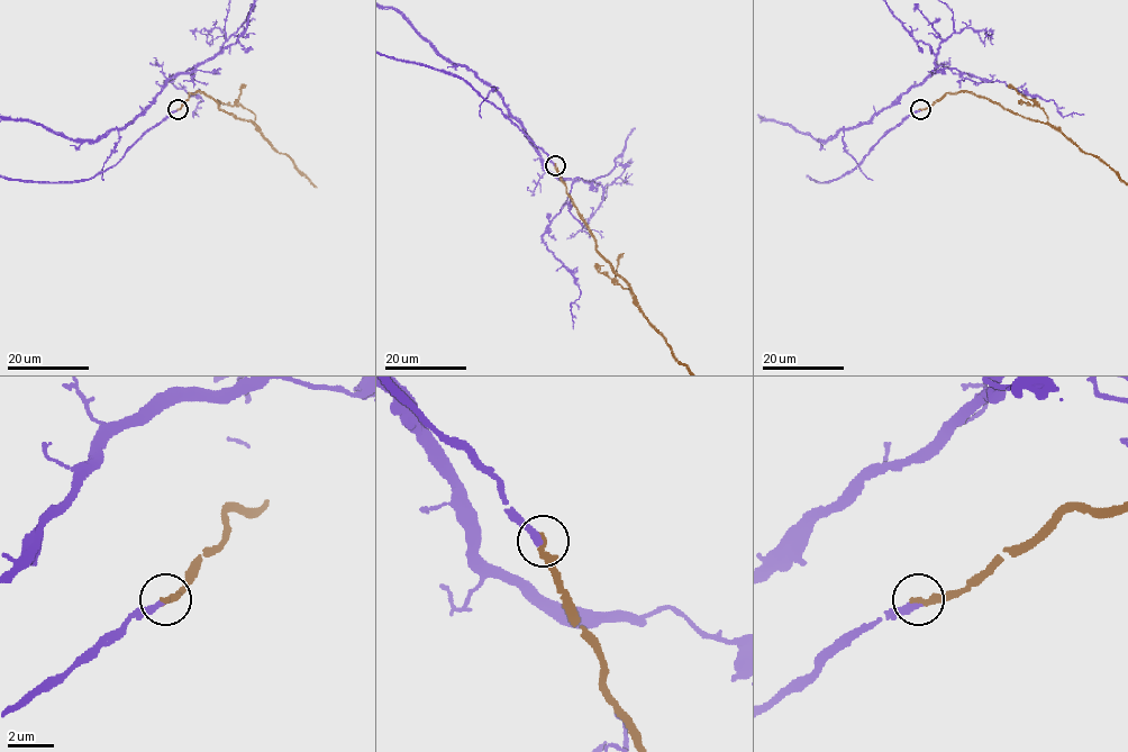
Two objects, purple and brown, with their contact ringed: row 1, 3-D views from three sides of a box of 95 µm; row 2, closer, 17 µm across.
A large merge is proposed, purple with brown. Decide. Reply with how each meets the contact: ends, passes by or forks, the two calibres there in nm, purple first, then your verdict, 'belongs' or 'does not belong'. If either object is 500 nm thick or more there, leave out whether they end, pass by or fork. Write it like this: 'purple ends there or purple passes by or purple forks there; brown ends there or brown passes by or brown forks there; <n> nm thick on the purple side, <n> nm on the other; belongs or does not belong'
purple ends there; brown ends there; 300 nm thick on the purple side, 280 nm on the other; belongs

